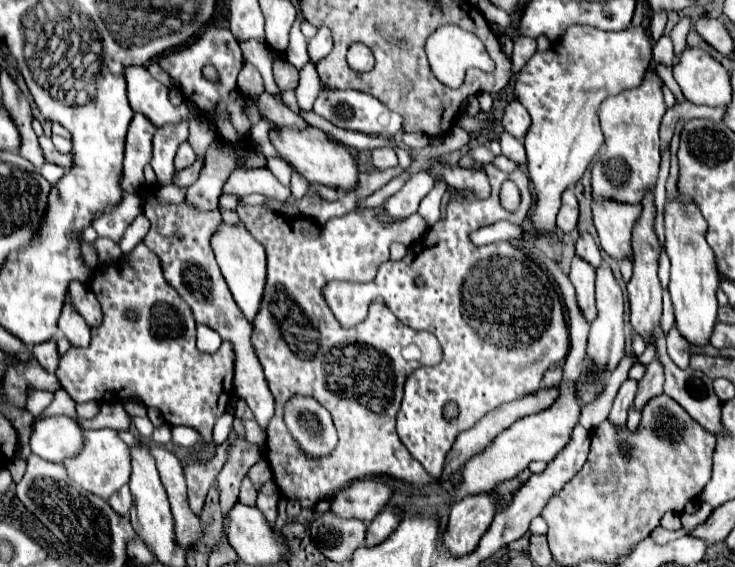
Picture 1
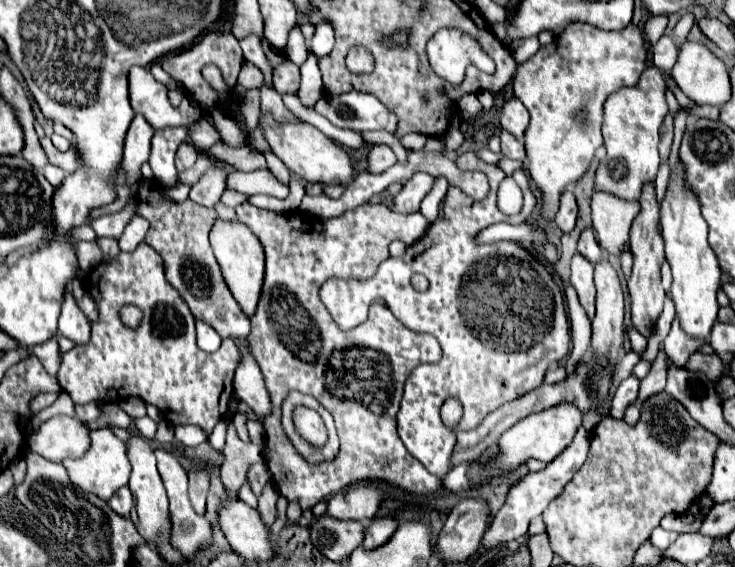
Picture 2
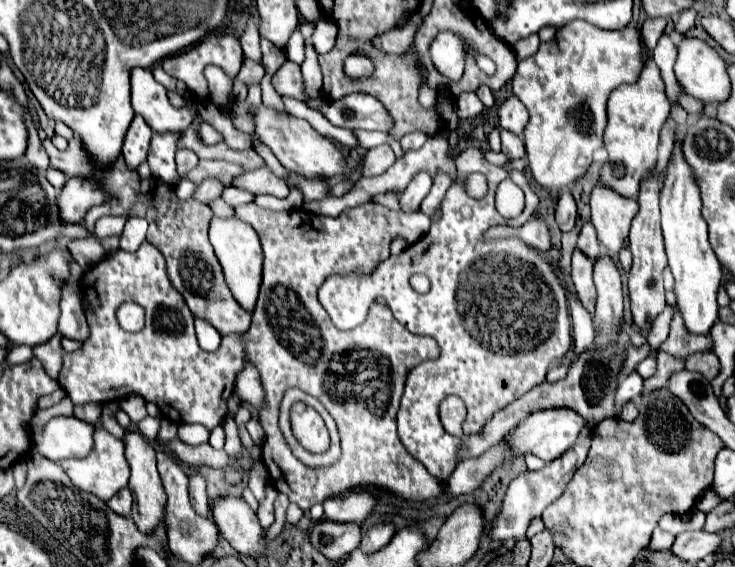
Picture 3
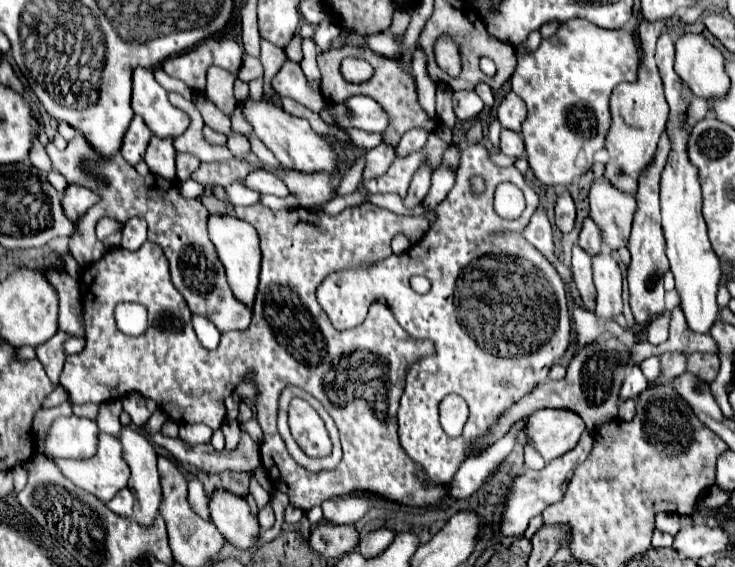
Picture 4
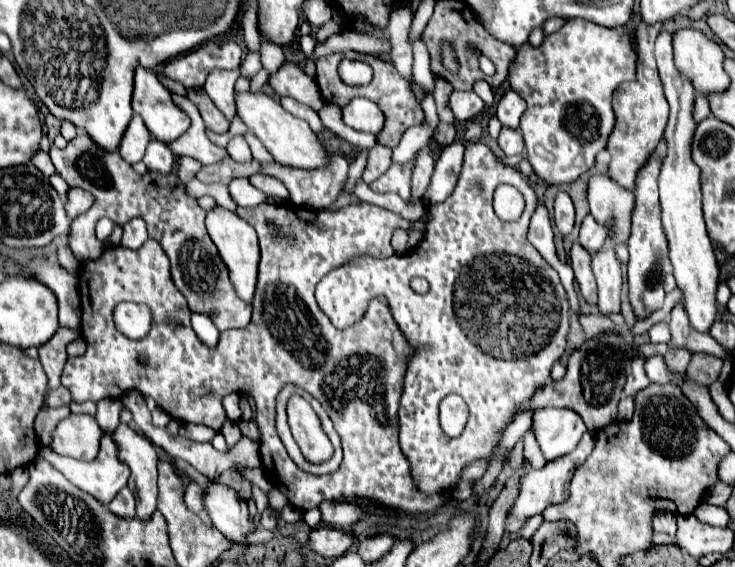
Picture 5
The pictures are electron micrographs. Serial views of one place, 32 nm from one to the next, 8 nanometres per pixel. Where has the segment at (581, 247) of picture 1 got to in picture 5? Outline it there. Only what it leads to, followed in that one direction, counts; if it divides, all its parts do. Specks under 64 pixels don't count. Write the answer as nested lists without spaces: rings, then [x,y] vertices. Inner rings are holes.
[[[588,214],[580,228],[580,240],[578,240],[580,246],[586,248],[590,254],[596,254],[596,252],[600,252],[600,248],[604,246],[606,240],[608,240],[608,230]]]

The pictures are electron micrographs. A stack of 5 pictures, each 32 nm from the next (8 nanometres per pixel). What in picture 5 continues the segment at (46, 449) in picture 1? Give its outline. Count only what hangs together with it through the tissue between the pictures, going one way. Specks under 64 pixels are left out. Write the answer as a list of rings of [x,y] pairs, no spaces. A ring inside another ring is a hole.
[[[70,414],[60,420],[52,432],[50,450],[60,456],[92,460],[100,446],[102,430],[92,416]]]

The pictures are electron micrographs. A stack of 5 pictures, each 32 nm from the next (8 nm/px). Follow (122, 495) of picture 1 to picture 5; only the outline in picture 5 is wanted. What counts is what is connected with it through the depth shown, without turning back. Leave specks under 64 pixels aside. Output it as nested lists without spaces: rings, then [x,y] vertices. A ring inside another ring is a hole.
[[[130,488],[120,490],[120,494],[116,494],[116,498],[108,504],[110,512],[114,512],[116,516],[122,518],[134,518],[136,510],[134,510],[134,494],[130,492]]]

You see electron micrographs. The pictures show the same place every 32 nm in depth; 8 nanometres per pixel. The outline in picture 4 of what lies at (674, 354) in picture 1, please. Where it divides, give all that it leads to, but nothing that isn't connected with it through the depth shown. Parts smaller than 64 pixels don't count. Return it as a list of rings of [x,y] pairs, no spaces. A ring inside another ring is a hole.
[[[680,308],[672,310],[672,322],[670,322],[670,338],[662,344],[668,352],[680,352],[680,354],[692,354],[692,352],[718,352],[716,342],[710,334],[696,334],[690,332],[684,320],[684,314]]]

